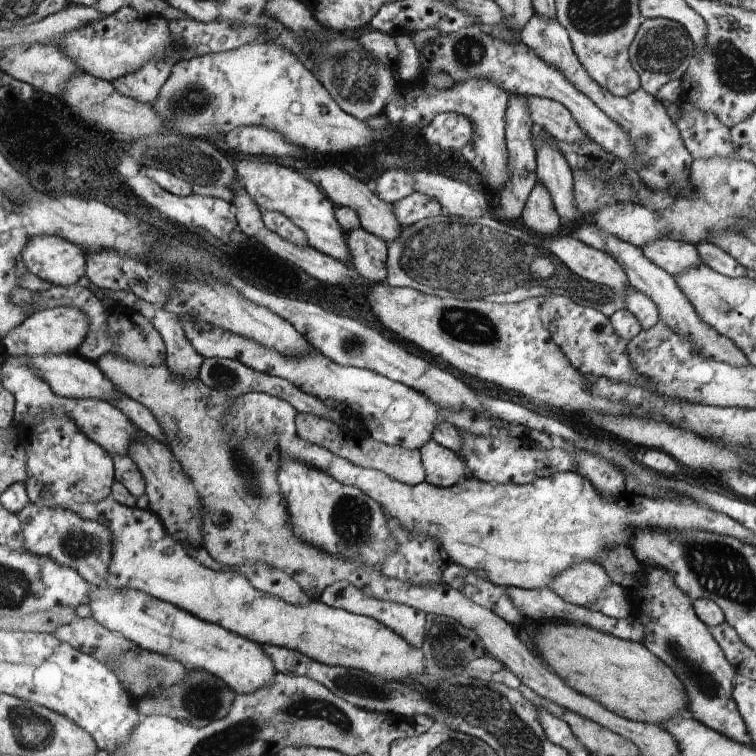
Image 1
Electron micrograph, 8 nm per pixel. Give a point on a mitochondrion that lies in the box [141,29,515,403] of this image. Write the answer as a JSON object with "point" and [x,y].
{"point":[353,75]}

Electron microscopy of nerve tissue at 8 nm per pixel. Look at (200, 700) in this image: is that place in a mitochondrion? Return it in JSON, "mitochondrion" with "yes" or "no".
{"mitochondrion":"yes"}

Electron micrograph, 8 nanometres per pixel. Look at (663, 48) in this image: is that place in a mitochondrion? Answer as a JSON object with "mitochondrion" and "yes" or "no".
{"mitochondrion":"yes"}

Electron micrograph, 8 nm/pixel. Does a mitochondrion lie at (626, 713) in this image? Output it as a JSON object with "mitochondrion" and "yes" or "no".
{"mitochondrion":"no"}

